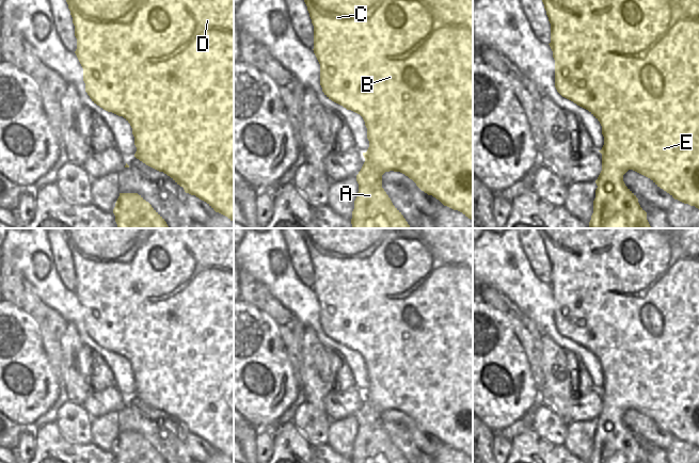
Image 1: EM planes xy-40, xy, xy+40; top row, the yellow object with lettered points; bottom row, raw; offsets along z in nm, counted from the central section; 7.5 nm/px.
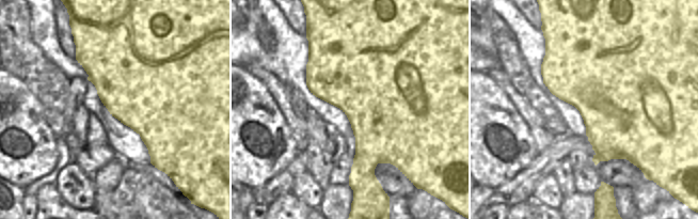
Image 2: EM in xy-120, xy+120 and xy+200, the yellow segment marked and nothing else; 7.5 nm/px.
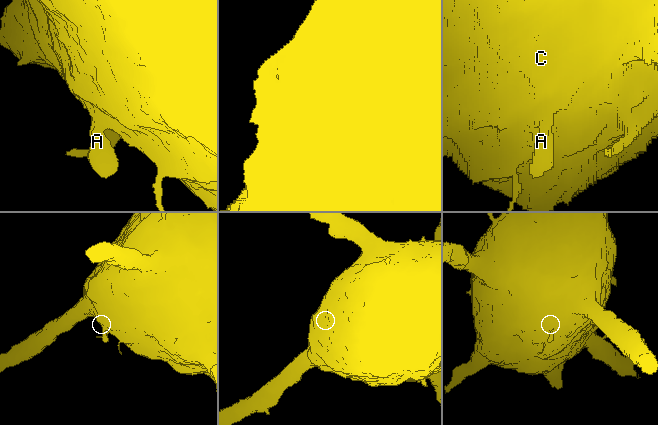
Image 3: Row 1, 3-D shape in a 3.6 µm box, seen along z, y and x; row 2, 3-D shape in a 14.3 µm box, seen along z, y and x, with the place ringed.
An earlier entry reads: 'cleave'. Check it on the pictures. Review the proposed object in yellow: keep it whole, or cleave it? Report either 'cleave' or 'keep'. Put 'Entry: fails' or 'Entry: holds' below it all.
keep
Entry: fails

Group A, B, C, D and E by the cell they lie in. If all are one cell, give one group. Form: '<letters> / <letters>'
A B C D E

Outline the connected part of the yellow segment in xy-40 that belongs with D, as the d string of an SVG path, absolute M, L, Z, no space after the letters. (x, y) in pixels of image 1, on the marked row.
M66 0L77 38L75 51L82 68L85 92L94 103L108 112L123 116L131 126L137 151L134 157L146 165L163 172L177 185L184 188L186 193L195 195L206 202L216 212L227 217L234 223L234 0Z

